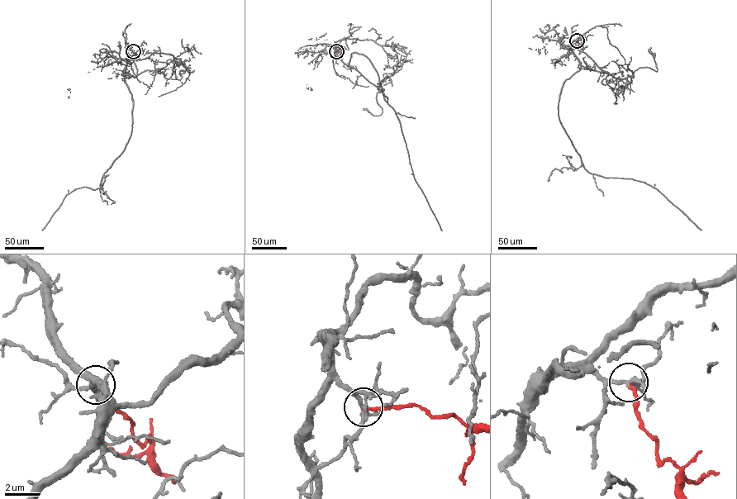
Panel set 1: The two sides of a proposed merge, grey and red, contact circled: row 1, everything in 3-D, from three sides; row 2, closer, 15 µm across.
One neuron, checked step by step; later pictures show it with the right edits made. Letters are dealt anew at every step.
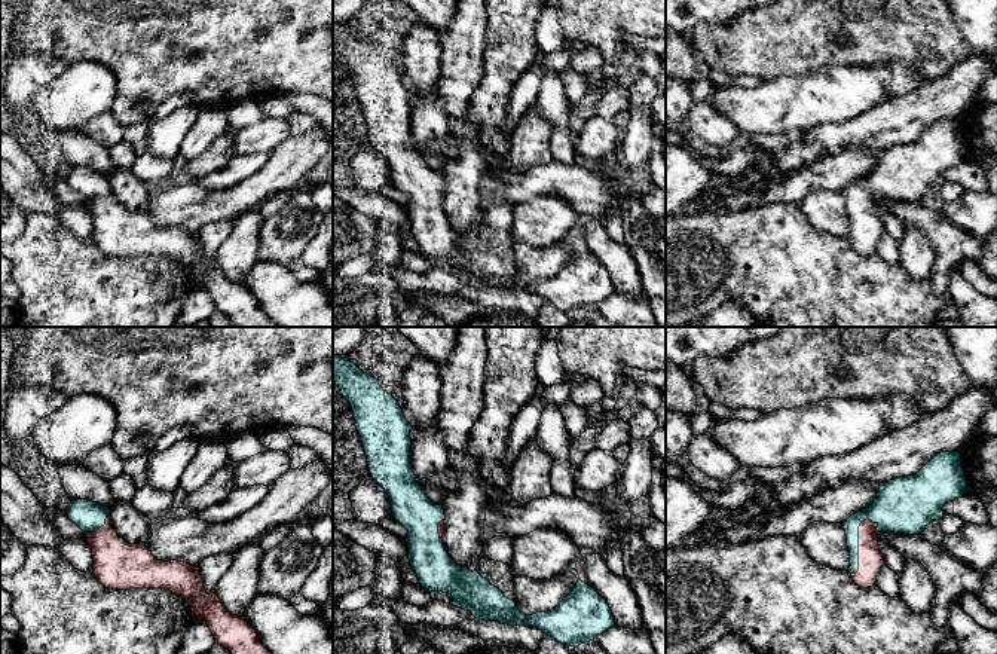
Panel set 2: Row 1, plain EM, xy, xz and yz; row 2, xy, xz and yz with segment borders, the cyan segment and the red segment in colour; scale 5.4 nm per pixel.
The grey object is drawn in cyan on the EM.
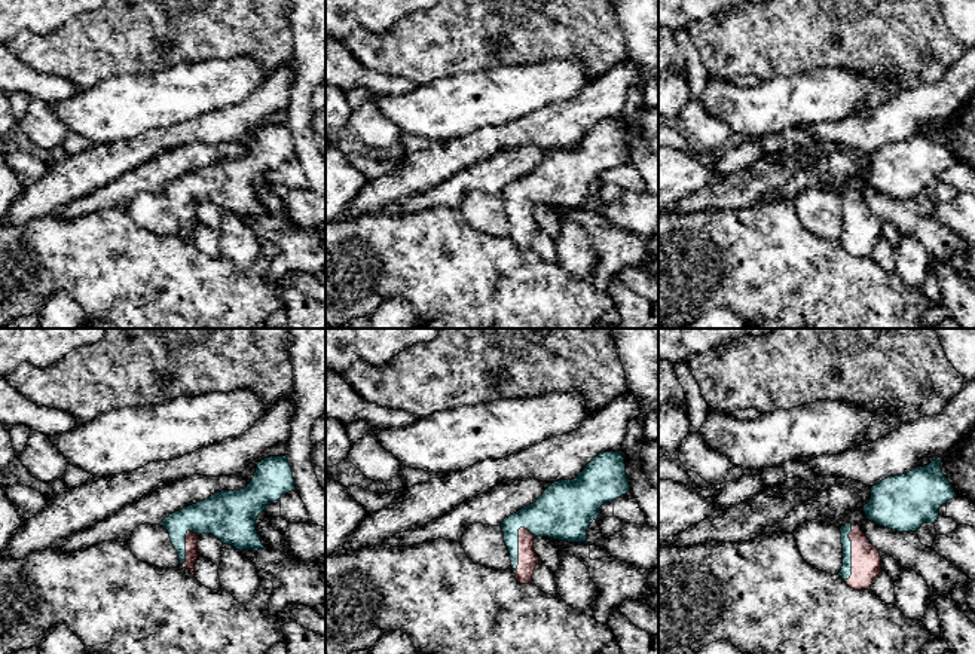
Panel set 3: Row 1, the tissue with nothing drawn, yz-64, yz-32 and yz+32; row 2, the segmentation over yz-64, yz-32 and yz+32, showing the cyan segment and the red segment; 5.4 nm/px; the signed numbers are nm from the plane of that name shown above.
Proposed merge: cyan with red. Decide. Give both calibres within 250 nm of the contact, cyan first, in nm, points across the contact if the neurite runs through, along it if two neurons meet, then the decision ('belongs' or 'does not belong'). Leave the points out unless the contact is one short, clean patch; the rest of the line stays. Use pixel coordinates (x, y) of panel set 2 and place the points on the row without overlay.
190/140 nm | across yz (892, 182), (862, 189), (858, 213), (871, 228) | belongs

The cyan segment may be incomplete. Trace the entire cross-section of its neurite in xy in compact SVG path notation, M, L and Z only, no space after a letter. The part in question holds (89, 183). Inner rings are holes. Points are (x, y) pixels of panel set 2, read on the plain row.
M88 166L71 168L65 178L68 186L76 190L88 205L88 213L94 223L94 244L105 254L113 257L129 256L165 256L181 263L190 273L192 284L202 284L215 311L232 320L235 327L278 327L260 309L259 302L245 284L232 282L220 269L215 256L208 262L198 233L187 229L160 229L143 211L129 211L117 202L110 187L110 175Z

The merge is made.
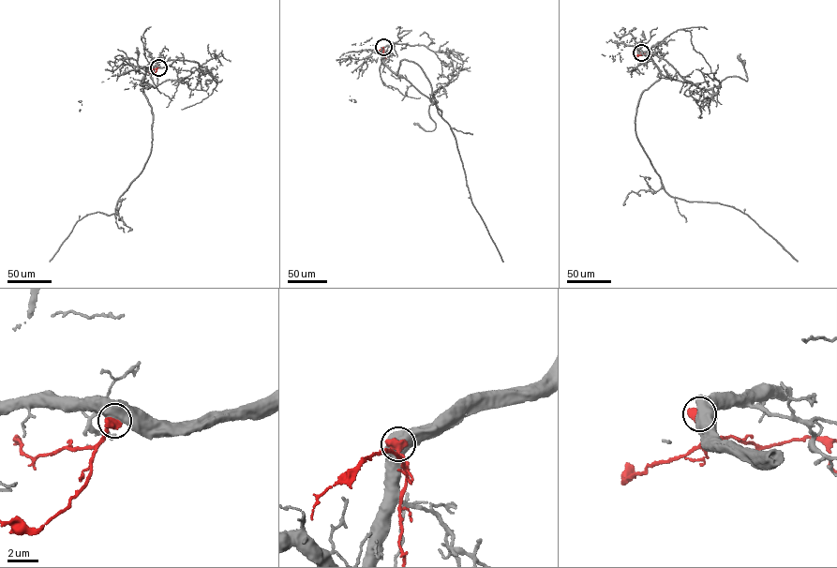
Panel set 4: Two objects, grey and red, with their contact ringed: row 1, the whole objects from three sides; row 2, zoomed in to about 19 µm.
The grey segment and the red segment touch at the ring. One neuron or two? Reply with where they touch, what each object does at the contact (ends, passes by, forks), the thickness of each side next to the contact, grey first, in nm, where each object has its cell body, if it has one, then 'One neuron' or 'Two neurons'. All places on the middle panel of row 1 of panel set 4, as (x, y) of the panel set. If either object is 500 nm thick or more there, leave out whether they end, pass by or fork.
Place: (383, 47). Thickness 750 nm (grey) against 600 nm. Soma of grey: none. Soma of red: none. Two neurons

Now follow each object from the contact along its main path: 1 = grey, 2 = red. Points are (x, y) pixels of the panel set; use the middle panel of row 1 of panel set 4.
1: (383, 47), (381, 59), (395, 73), (407, 60), (430, 82), (471, 201), (502, 261)
2: (383, 47), (386, 58)

